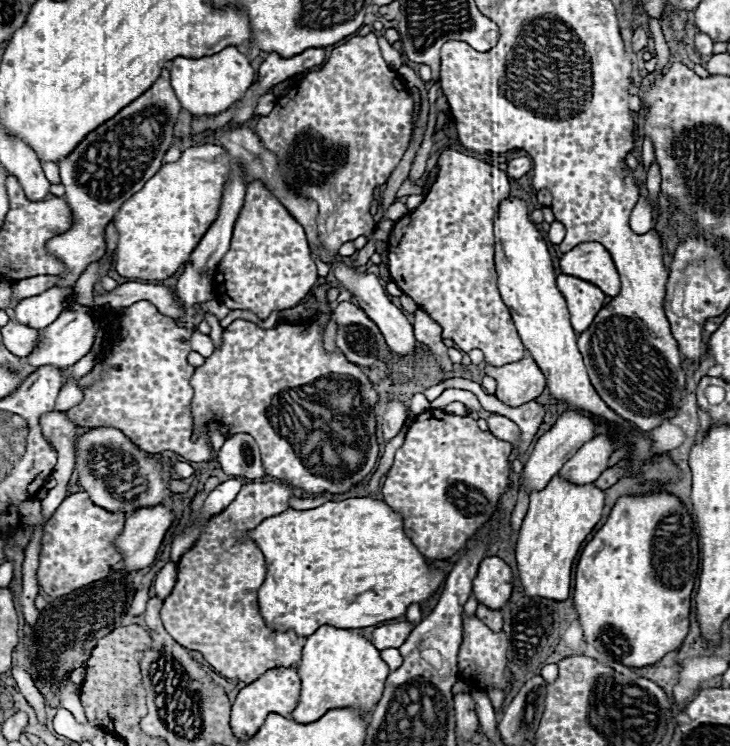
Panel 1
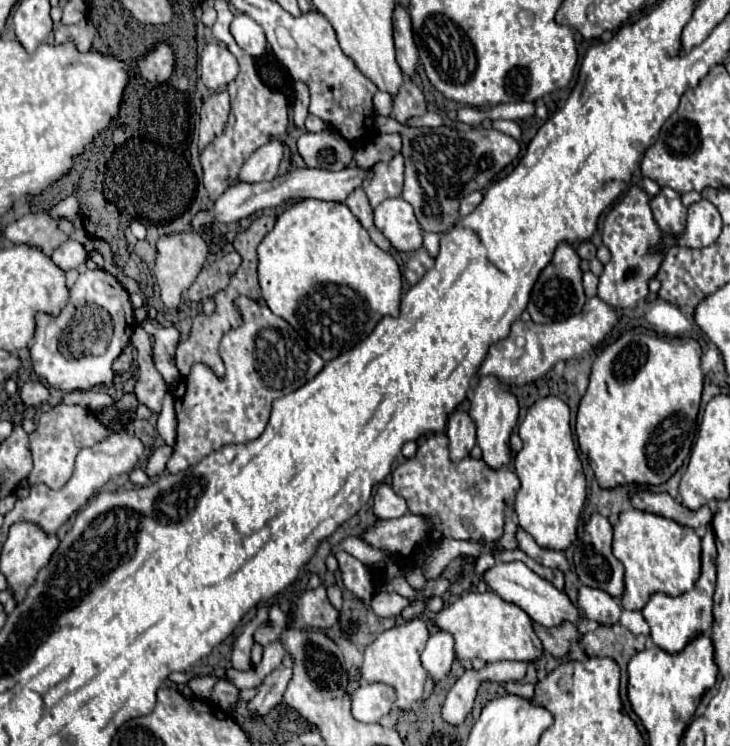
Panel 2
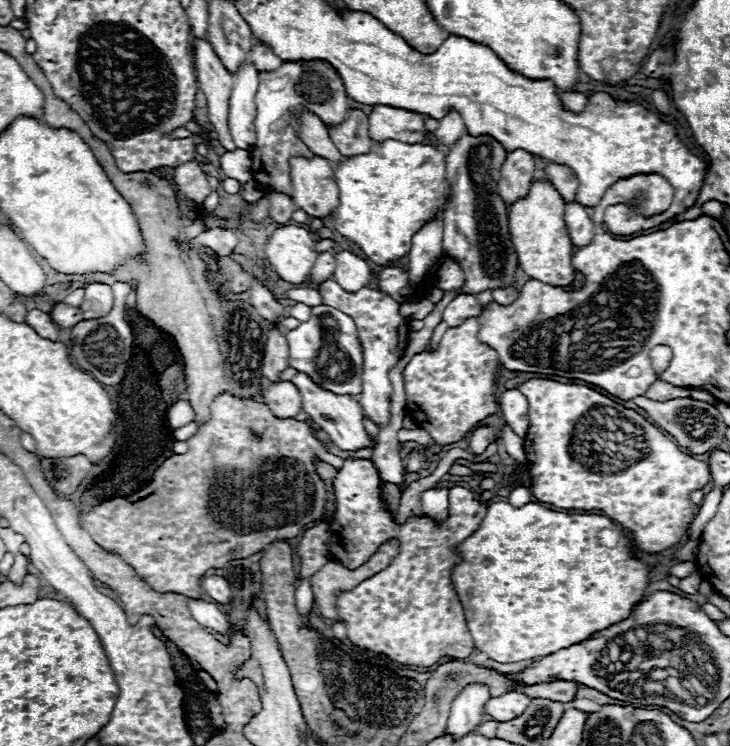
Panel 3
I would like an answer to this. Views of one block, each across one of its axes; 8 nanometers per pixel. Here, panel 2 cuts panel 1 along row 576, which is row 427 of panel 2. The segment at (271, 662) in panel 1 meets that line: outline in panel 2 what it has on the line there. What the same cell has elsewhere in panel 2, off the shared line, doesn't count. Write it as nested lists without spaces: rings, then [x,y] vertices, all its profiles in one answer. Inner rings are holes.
[[[238,296],[234,304],[242,316],[242,324],[226,332],[220,342],[220,358],[226,368],[224,378],[218,378],[206,364],[196,364],[174,390],[178,425],[174,452],[166,464],[170,474],[198,464],[222,446],[258,438],[268,424],[270,404],[298,390],[324,368],[324,360],[264,302]]]

